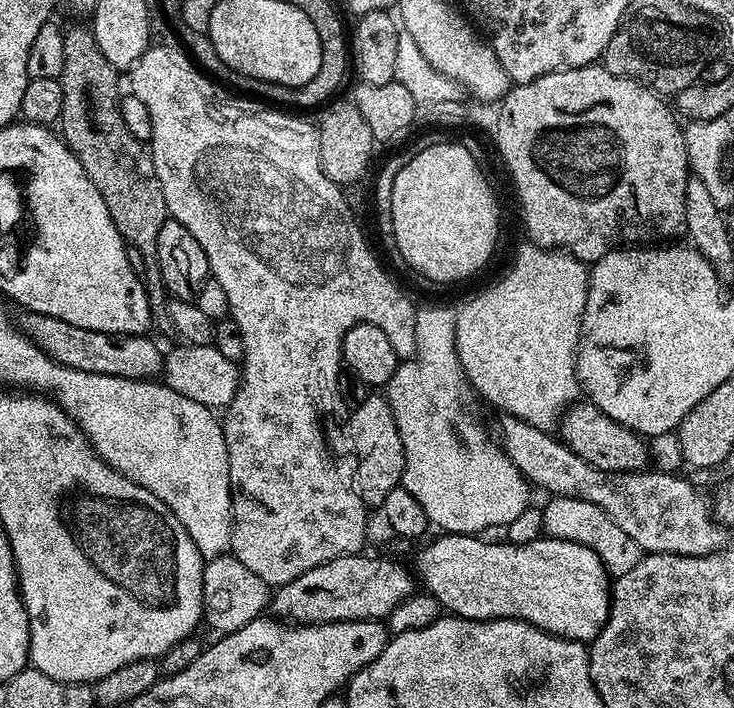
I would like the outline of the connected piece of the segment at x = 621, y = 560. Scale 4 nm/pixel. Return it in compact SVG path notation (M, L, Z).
M558 496L549 501L549 504L542 508L544 532L547 535L566 542L578 542L594 550L594 554L602 558L609 577L627 574L629 570L634 570L634 566L638 566L642 555L640 547L636 545L634 538L630 538L630 534L626 534L626 530L615 524L601 508L574 496Z

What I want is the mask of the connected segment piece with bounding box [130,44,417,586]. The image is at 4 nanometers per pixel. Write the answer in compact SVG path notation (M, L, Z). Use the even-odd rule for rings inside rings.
M160 44L157 46L149 46L142 54L142 58L138 58L138 62L133 64L130 69L130 75L132 75L132 88L130 88L131 95L138 98L139 101L146 106L146 109L150 112L150 122L153 123L152 138L150 141L150 153L153 160L154 170L157 171L158 182L164 188L165 194L165 206L167 208L167 215L173 220L182 222L182 226L186 226L186 230L190 230L190 234L194 234L194 238L198 238L198 246L202 246L202 250L206 254L208 259L208 271L218 282L222 282L222 290L226 290L226 298L228 299L228 311L230 313L230 319L236 323L238 330L242 334L242 342L244 343L244 358L242 361L242 379L240 381L240 389L236 391L236 396L233 398L232 403L228 405L226 411L222 416L222 423L224 425L224 437L226 438L226 454L228 455L228 469L230 470L230 478L233 485L240 491L240 489L252 499L256 500L262 507L268 510L268 516L264 523L258 522L256 524L240 524L233 525L232 528L232 547L230 552L236 556L238 561L242 562L243 566L252 570L254 574L258 574L258 577L262 578L262 581L269 586L279 586L281 584L289 584L294 582L294 578L298 578L302 574L306 574L306 570L314 570L314 566L322 566L326 562L330 562L334 558L339 556L355 556L361 551L360 548L366 541L368 536L368 523L370 521L369 509L362 502L362 498L356 495L356 486L354 483L354 477L356 475L356 466L353 457L350 455L350 436L346 431L346 409L342 398L340 397L340 377L342 375L342 357L340 351L342 350L342 342L347 332L354 326L359 324L373 324L378 326L378 330L382 330L386 334L386 338L390 338L390 346L394 346L394 350L397 354L412 354L416 351L416 335L414 334L414 326L416 325L416 309L417 305L412 304L412 300L395 284L394 281L388 277L388 272L382 265L376 261L374 253L368 249L368 244L364 241L364 232L356 225L356 220L352 217L352 212L348 209L348 200L343 196L341 185L330 182L330 178L326 178L326 174L322 170L322 162L320 161L320 134L315 127L303 128L300 124L291 124L288 120L275 120L270 113L269 109L265 107L263 103L257 102L252 98L241 98L236 94L229 94L215 79L209 78L197 65L194 63L192 57L187 51L180 48L167 48L166 45Z

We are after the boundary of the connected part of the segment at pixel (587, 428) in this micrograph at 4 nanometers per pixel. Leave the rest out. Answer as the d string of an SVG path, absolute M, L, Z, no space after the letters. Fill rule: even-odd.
M577 402L565 411L558 436L570 451L578 454L578 458L603 472L643 472L650 464L649 441L602 414L602 410L591 402Z

